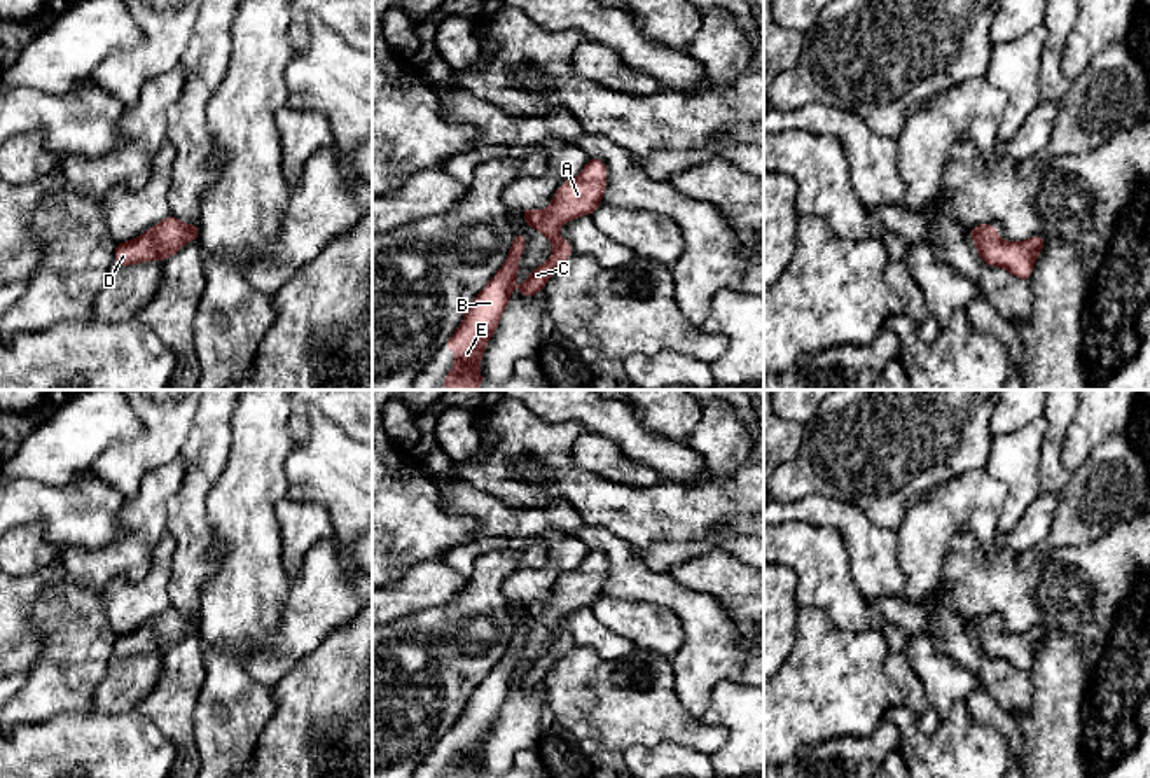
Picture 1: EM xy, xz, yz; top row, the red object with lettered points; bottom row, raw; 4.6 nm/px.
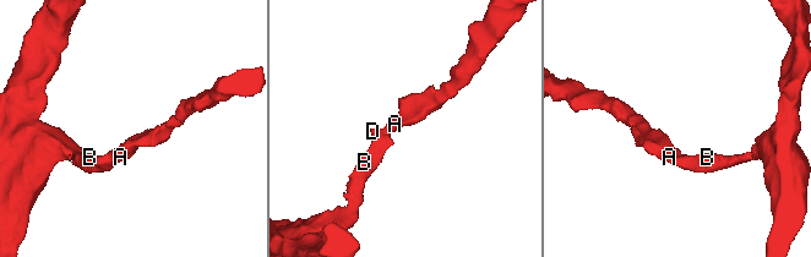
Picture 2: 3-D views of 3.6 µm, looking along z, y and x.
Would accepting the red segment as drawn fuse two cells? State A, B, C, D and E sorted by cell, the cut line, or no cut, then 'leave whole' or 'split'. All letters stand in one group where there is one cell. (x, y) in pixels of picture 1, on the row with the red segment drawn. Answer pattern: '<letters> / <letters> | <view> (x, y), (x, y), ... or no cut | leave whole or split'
A B C D E | no cut | leave whole

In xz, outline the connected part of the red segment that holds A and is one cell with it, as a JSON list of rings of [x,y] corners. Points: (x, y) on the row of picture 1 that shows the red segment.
[[[591,156],[584,171],[565,182],[554,194],[551,206],[544,210],[521,210],[526,224],[544,233],[552,247],[552,257],[533,269],[528,280],[519,287],[523,297],[540,292],[554,269],[566,260],[573,248],[558,234],[558,227],[582,215],[592,215],[599,206],[606,189],[606,164]]]

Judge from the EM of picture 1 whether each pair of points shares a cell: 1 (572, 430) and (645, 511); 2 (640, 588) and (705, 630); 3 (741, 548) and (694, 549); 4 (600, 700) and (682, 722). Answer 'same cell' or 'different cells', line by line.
1: same cell
2: same cell
3: same cell
4: same cell

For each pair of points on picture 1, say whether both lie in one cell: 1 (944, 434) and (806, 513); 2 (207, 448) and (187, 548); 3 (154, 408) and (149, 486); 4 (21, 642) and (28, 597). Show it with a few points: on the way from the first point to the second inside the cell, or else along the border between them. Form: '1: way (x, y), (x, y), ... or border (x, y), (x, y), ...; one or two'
1: border (789, 500), (824, 495), (848, 502), (865, 516); two
2: way (201, 472), (189, 502), (189, 523); one
3: border (179, 453), (149, 471), (138, 492), (128, 500); two
4: way (21, 632), (21, 607); one

